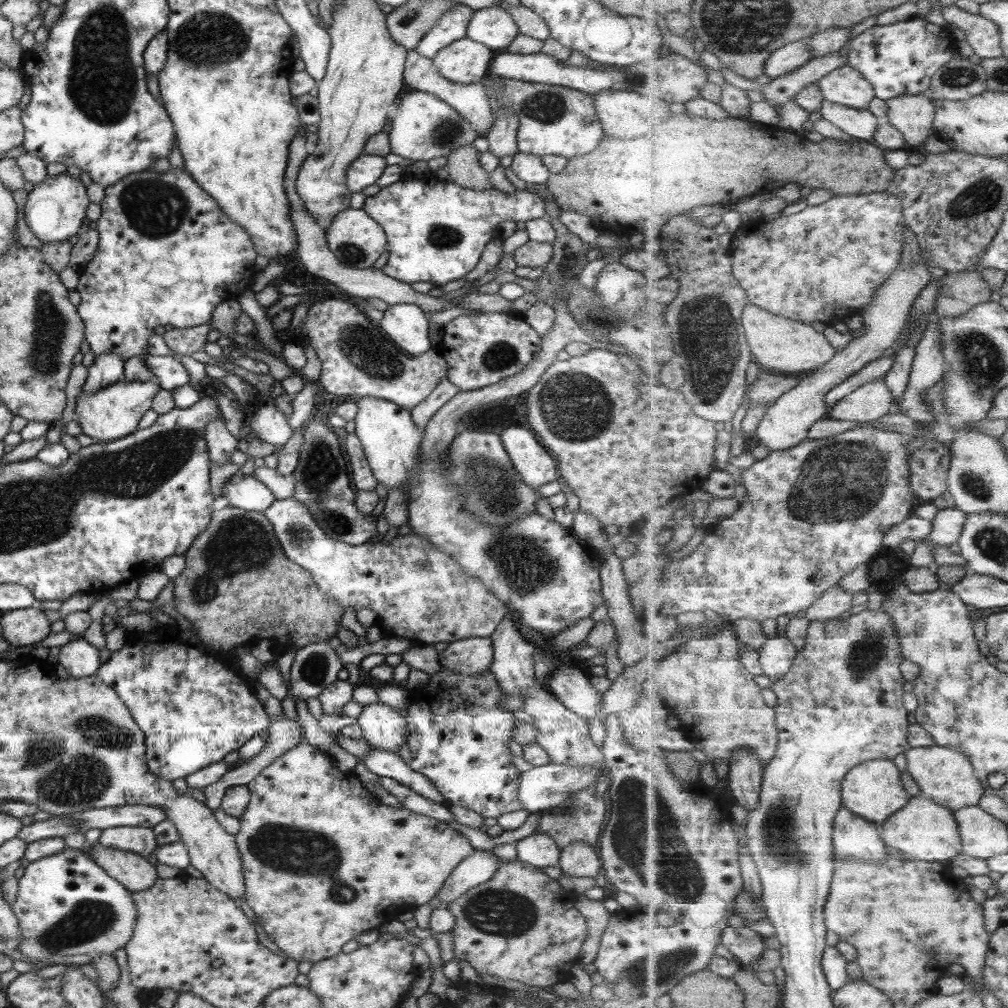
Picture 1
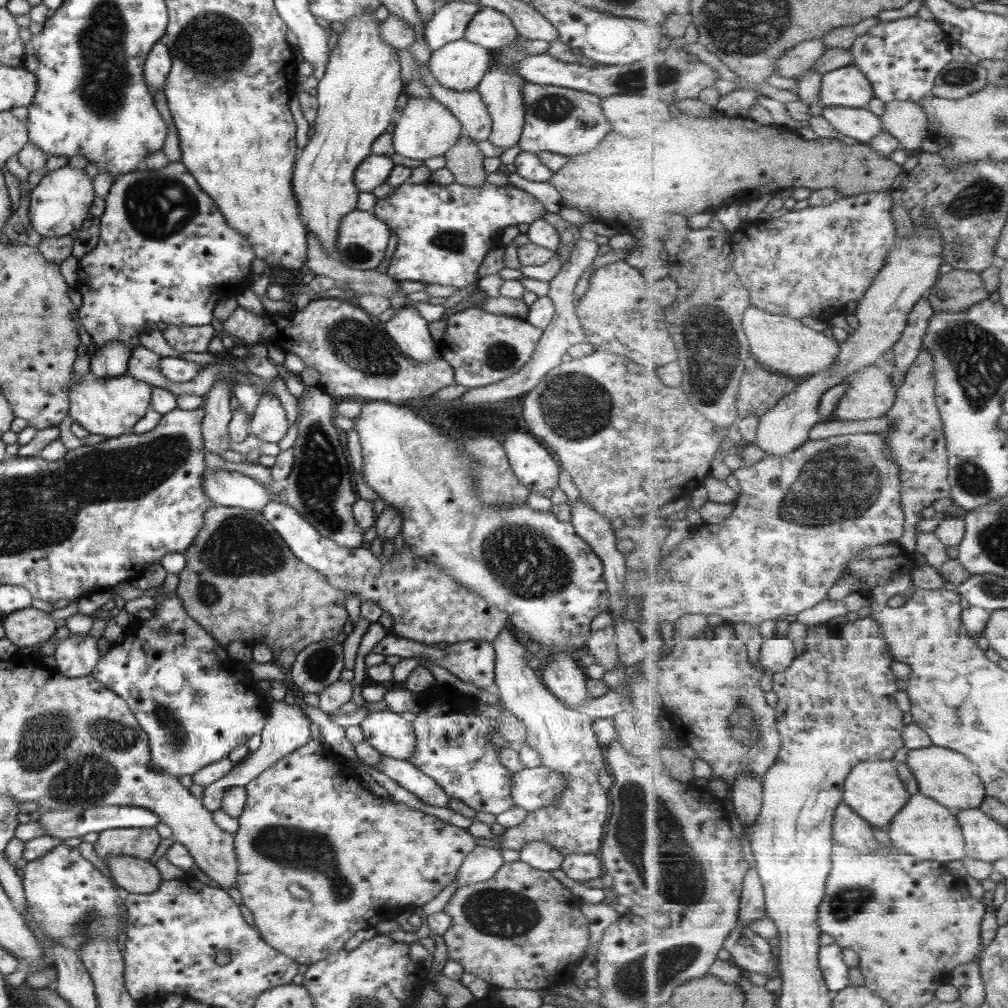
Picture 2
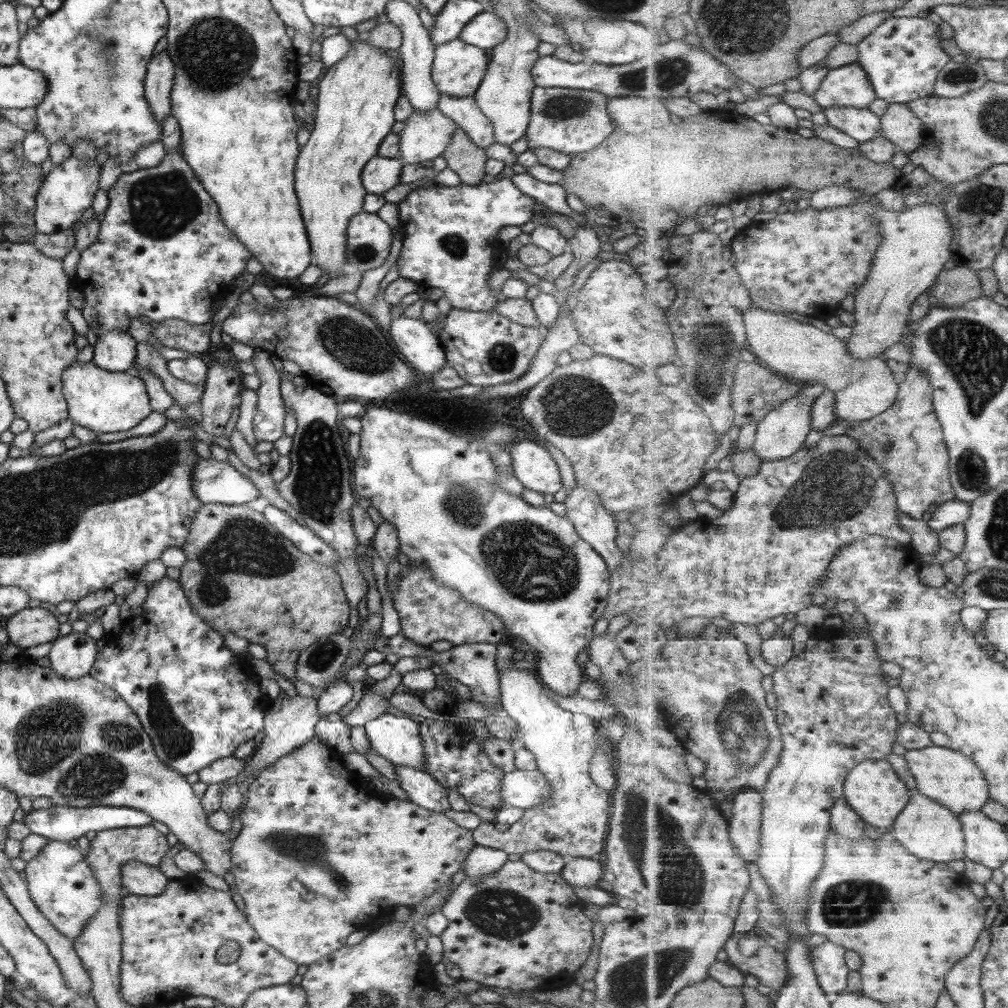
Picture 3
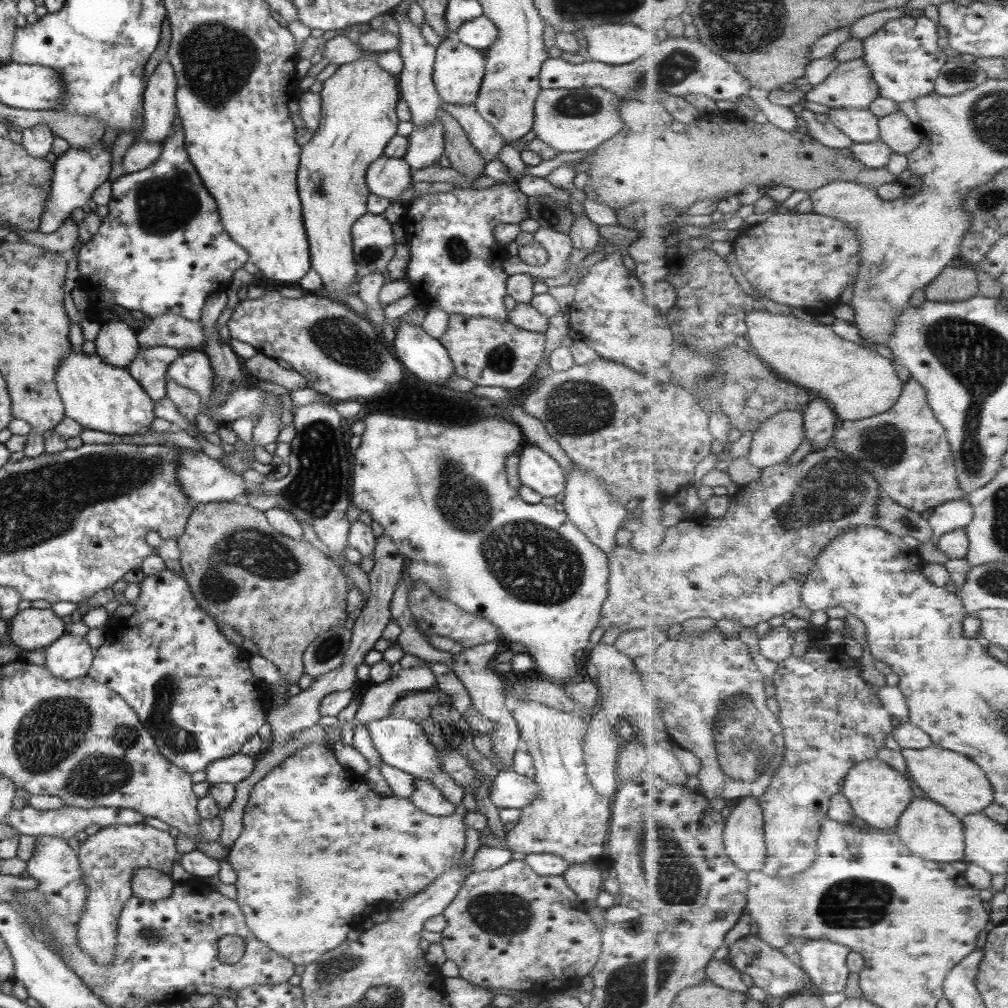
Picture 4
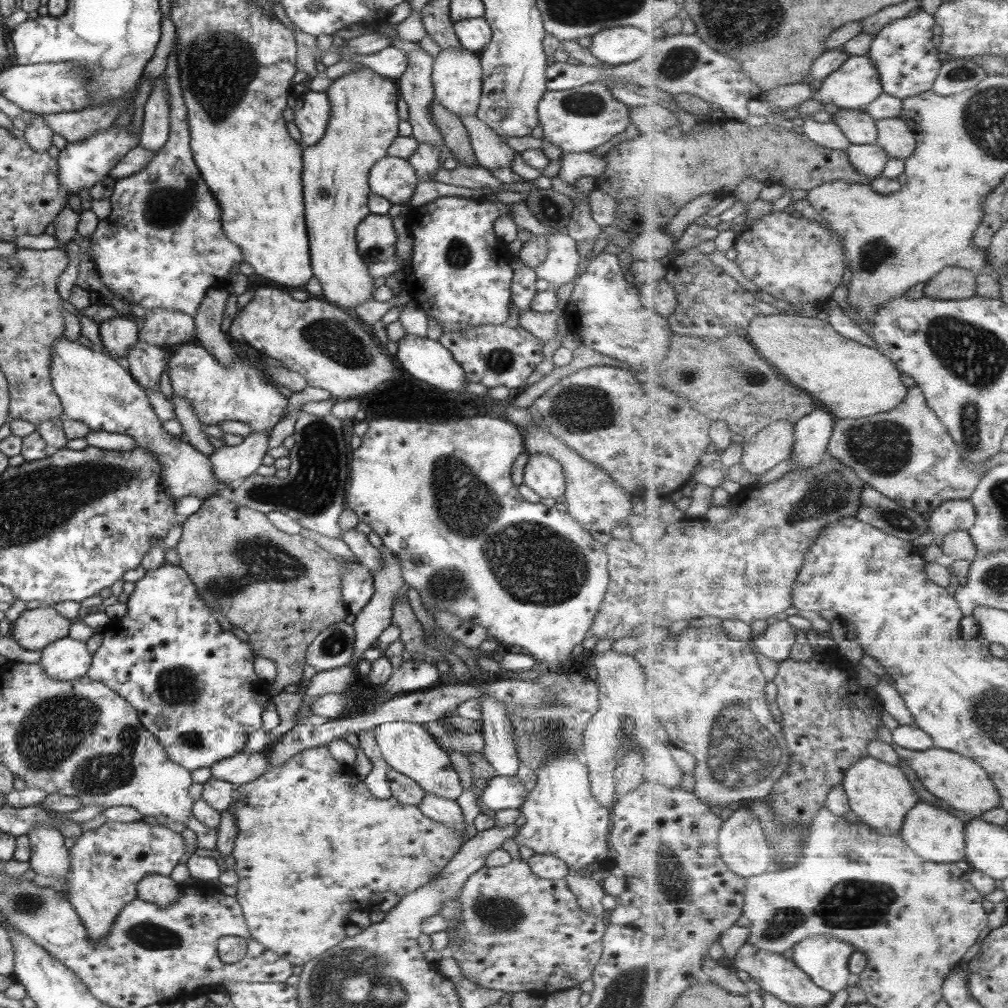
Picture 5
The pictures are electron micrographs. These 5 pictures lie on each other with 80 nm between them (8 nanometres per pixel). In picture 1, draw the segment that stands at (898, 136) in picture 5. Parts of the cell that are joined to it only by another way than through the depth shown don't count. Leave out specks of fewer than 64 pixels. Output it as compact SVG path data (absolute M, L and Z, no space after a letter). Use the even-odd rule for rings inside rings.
M929 93L920 95L902 94L889 99L889 120L906 138L909 146L923 144L936 132L936 104Z

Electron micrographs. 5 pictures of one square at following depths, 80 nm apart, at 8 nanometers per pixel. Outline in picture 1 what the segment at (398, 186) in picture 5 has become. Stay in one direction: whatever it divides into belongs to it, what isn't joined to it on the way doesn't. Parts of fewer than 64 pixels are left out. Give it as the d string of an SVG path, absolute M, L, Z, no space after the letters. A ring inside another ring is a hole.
M362 153L357 155L345 169L345 186L349 192L360 192L365 186L376 182L386 167L384 158Z

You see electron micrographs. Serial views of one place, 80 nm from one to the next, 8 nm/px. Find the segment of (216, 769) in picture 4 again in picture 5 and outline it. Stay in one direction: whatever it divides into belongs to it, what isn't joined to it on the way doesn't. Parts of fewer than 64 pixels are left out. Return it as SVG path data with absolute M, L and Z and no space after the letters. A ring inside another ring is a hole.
M243 751L235 756L218 760L210 767L210 776L230 782L233 786L255 780L267 770L268 762L264 755Z

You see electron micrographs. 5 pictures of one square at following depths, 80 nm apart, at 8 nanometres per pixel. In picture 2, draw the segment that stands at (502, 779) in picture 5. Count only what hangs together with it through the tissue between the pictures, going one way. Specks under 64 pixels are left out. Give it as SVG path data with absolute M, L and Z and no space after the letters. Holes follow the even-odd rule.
M542 766L523 768L510 777L513 804L527 812L552 807L565 787L566 780L560 772Z

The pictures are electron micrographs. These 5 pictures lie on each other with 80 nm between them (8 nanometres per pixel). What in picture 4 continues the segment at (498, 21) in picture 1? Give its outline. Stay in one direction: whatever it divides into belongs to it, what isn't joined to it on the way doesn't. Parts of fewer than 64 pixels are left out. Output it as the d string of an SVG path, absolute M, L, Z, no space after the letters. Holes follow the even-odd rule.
M481 15L461 24L454 37L466 47L484 51L497 40L497 35L497 27Z

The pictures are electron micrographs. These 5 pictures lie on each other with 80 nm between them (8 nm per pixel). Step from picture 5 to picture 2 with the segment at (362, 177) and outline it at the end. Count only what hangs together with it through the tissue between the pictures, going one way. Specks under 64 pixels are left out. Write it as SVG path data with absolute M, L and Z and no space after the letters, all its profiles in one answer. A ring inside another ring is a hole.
M365 11L344 20L344 28L338 32L335 46L332 48L333 52L329 54L325 73L316 84L314 97L318 107L313 121L313 135L297 153L292 168L291 184L297 204L298 219L317 237L317 240L320 240L320 245L331 256L335 256L334 242L339 221L344 214L355 210L357 204L359 192L352 181L353 171L365 156L371 154L371 144L390 126L389 114L395 108L395 100L404 88L396 49L383 42L380 35L380 22L375 19L373 13L374 11Z

